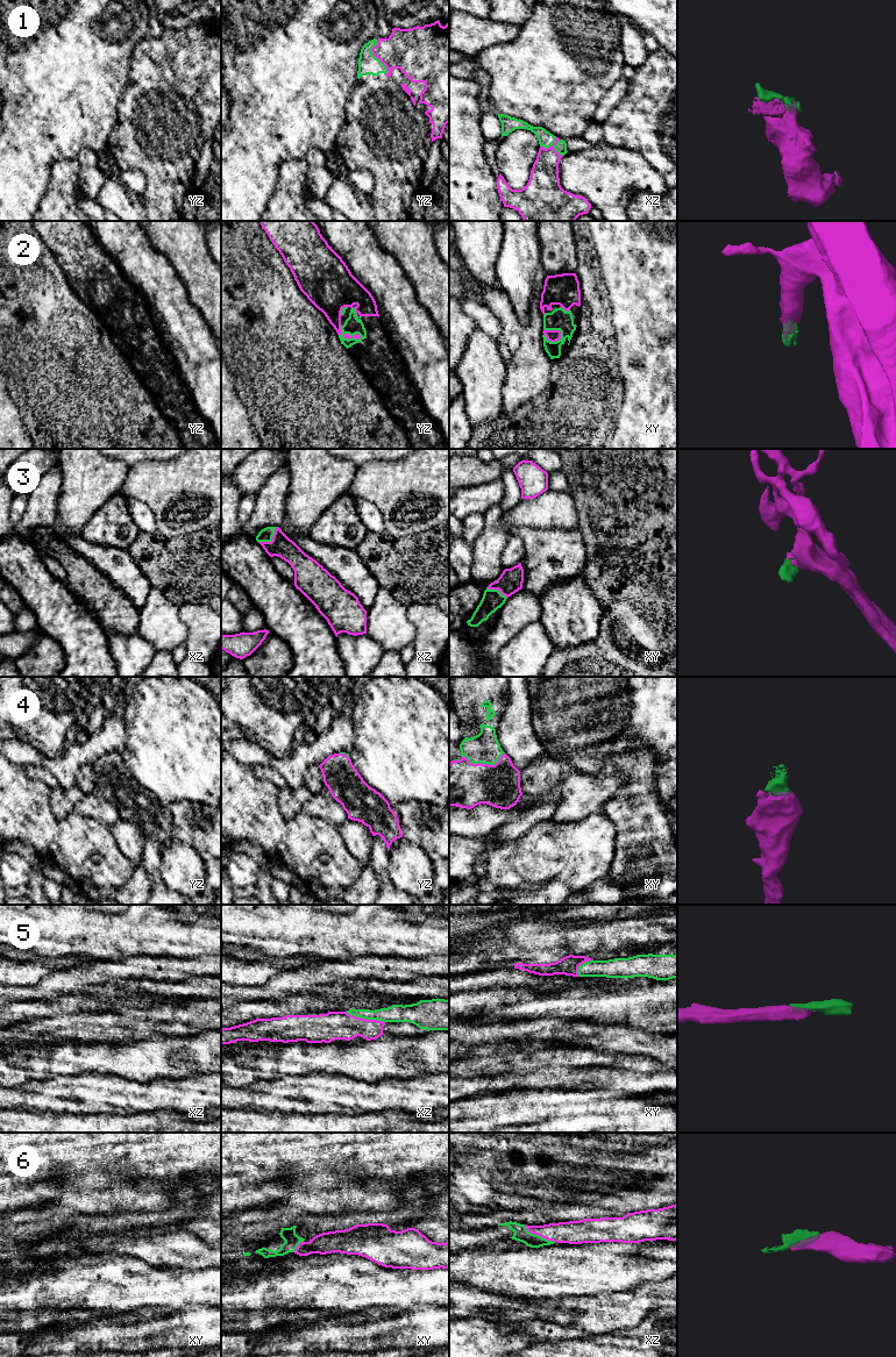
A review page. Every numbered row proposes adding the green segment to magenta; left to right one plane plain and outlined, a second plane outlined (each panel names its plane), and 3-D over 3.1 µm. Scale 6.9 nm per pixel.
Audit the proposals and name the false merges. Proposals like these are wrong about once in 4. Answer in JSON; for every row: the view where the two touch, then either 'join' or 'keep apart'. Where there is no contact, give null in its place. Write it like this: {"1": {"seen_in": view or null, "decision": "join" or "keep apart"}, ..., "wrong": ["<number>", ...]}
{"1": {"seen_in": "xz", "decision": "join"}, "2": {"seen_in": "xy", "decision": "join"}, "3": {"seen_in": "xz", "decision": "join"}, "4": {"seen_in": "xy", "decision": "join"}, "5": {"seen_in": "xz", "decision": "join"}, "6": {"seen_in": "xz", "decision": "join"}, "wrong": []}

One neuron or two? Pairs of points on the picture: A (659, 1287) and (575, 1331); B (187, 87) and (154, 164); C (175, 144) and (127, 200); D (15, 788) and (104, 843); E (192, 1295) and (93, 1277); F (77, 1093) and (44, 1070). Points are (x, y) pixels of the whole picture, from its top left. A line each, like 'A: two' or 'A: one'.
A: one
B: one
C: two
D: one
E: one
F: two

